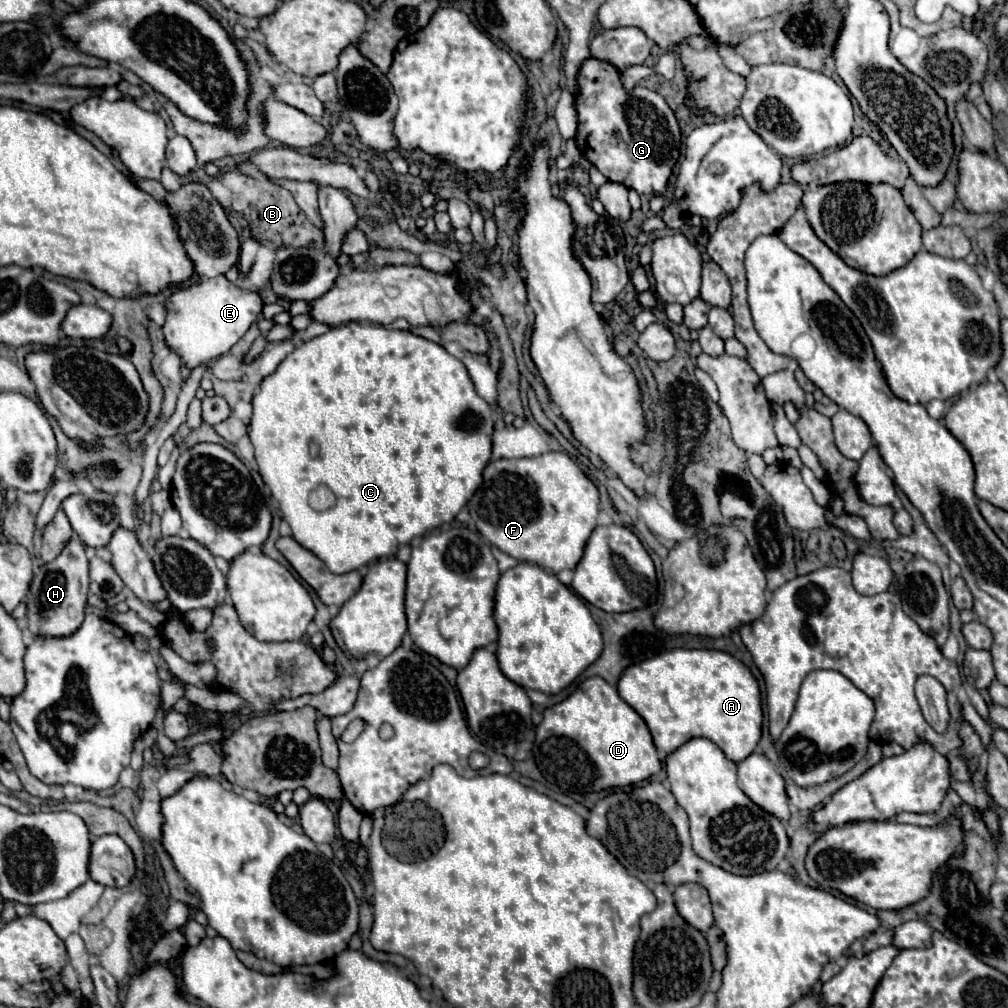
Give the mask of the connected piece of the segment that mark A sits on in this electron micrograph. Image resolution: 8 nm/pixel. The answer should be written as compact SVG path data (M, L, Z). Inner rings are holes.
M674 648L662 652L654 658L642 660L624 668L618 680L618 694L644 718L648 730L654 738L654 746L666 754L674 752L678 746L688 742L690 738L702 736L712 740L726 758L732 762L744 760L754 752L760 734L762 734L762 704L760 704L760 688L750 670L736 660L734 656L720 650L686 650Z

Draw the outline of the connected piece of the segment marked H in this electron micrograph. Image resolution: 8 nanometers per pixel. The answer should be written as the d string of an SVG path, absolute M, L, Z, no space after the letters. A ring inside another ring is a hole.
M74 534L62 554L48 564L38 568L38 576L30 586L30 594L26 598L28 604L28 624L34 636L68 636L72 634L84 620L88 596L88 558L84 542Z

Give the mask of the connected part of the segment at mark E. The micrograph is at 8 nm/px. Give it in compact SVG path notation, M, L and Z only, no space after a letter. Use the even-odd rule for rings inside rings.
M222 274L198 280L188 288L178 288L166 302L166 322L162 326L166 346L182 358L182 364L188 370L192 370L198 364L228 354L228 350L256 322L262 306L264 304L256 292L238 288Z

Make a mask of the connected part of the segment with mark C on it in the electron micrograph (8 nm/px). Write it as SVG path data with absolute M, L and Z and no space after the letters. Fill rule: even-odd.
M350 322L350 324L338 326L338 328L330 328L326 334L320 334L312 340L302 342L300 346L294 348L294 352L290 352L280 362L280 366L276 368L274 374L270 374L262 380L260 392L252 398L252 406L254 406L254 412L252 412L252 418L248 424L248 436L254 446L254 458L258 464L258 472L262 476L264 484L272 490L272 496L278 500L284 520L292 528L292 538L300 546L304 546L306 550L316 554L326 564L326 568L334 574L346 574L346 572L358 570L360 566L376 560L376 558L394 556L396 548L400 544L408 544L412 538L422 536L424 532L428 532L444 522L452 522L454 516L470 500L474 490L482 484L482 470L488 464L490 452L492 452L492 432L494 432L492 410L490 410L488 402L476 394L476 390L472 392L472 380L466 372L466 366L458 358L448 354L440 344L434 344L412 332L384 328L380 324ZM312 440L316 444L320 444L322 456L314 458L308 452L308 444ZM324 478L326 478L326 486L332 488L338 502L330 510L316 512L308 506L308 494L318 484L322 484Z

